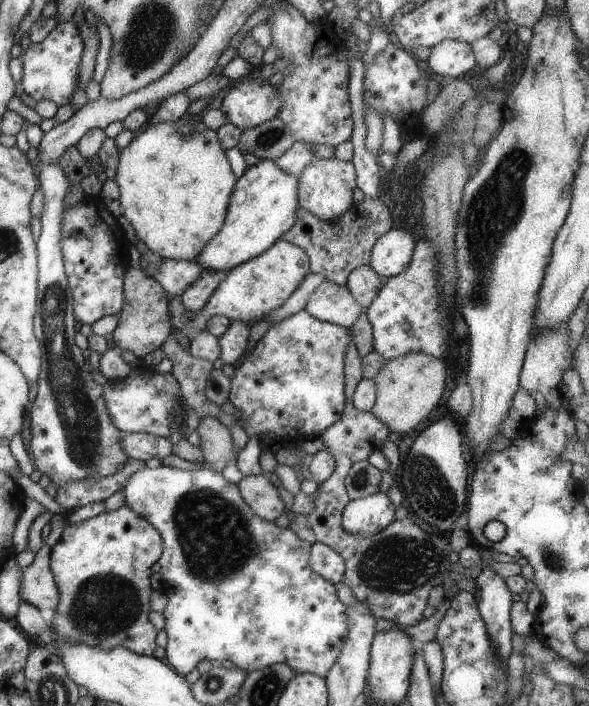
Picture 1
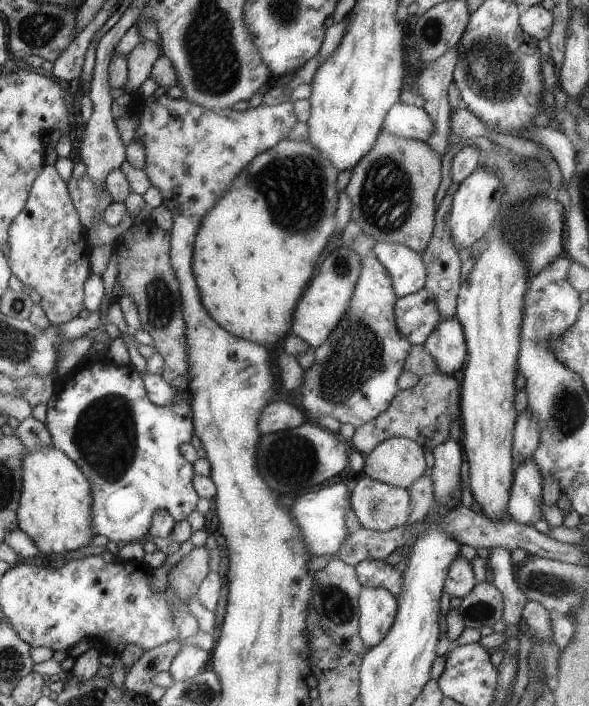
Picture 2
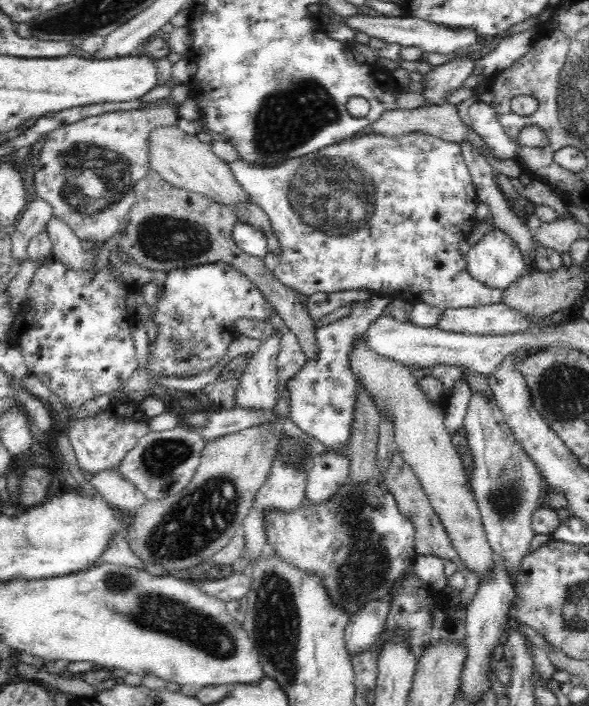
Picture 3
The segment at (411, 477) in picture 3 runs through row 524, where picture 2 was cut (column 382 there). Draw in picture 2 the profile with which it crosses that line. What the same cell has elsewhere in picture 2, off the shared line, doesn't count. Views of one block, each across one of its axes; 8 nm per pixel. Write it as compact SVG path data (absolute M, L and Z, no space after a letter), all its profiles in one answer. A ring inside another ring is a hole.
M436 370L435 372L418 377L415 386L408 389L399 389L391 399L389 406L381 414L355 428L349 444L352 449L357 450L362 456L369 454L377 444L391 437L408 438L422 447L432 450L434 446L448 440L449 424L455 420L460 423L459 414L460 383L458 375Z

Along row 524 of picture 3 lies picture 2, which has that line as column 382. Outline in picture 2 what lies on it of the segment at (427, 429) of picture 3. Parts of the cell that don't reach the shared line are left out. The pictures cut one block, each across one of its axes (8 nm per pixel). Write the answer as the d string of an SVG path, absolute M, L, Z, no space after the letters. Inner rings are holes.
M387 438L363 456L361 474L392 487L408 489L425 470L424 449L408 438Z

